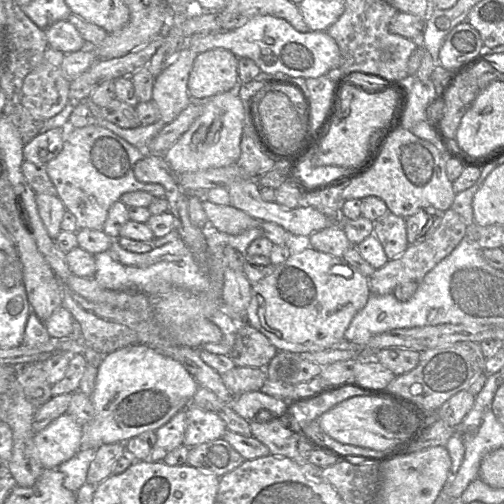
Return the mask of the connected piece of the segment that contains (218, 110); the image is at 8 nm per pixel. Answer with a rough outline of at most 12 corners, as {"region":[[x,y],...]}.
{"region":[[236,91],[202,112],[164,158],[175,174],[237,164],[244,106]]}

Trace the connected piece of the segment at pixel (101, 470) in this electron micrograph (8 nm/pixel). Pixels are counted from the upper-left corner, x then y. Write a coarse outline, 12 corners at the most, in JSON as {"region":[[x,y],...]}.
{"region":[[123,443],[97,448],[86,483],[96,486],[112,475],[126,454]]}

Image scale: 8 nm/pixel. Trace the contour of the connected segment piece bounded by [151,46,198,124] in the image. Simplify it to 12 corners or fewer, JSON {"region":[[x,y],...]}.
{"region":[[183,47],[155,78],[152,99],[165,124],[191,102],[198,54]]}

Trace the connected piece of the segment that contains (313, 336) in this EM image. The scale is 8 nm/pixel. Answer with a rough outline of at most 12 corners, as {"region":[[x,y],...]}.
{"region":[[303,242],[252,284],[278,351],[345,339],[369,278]]}

